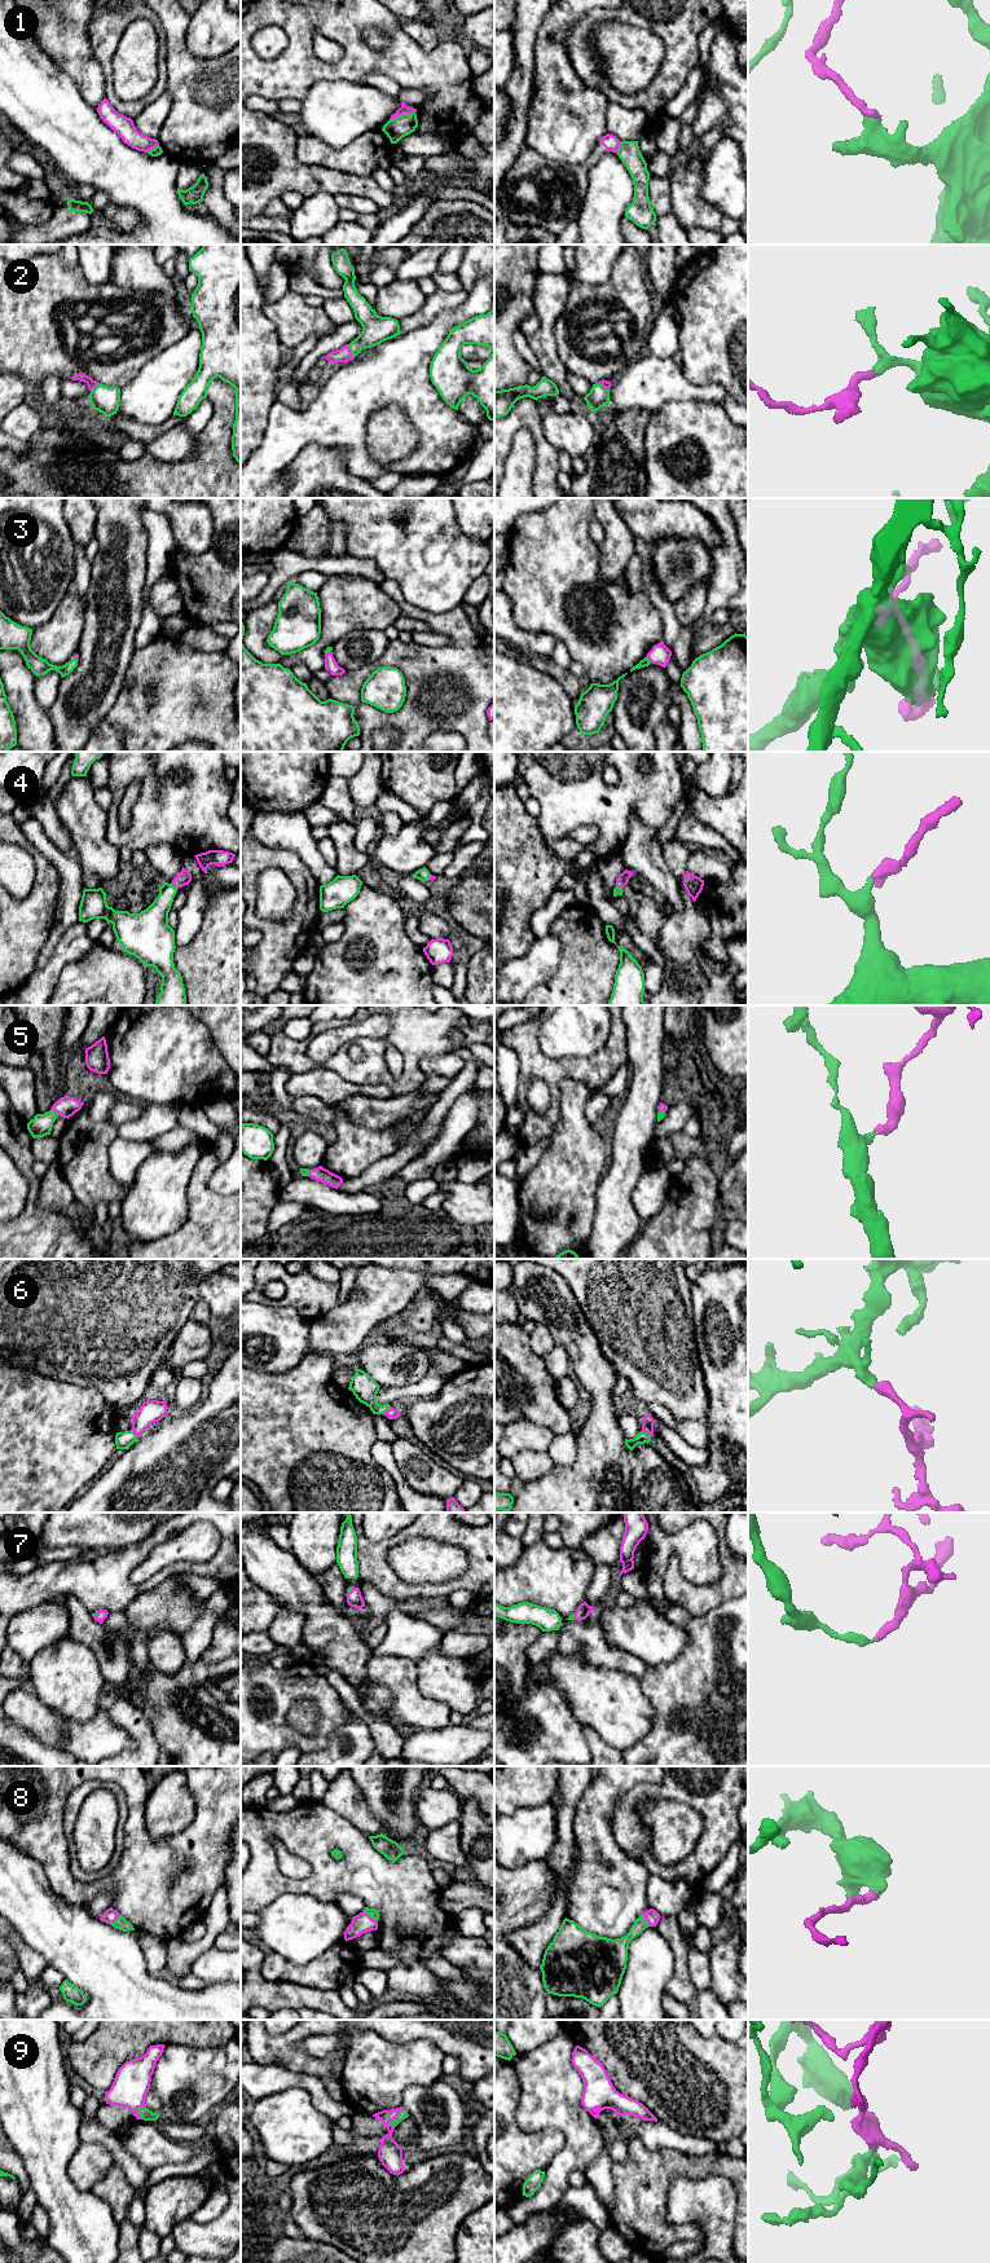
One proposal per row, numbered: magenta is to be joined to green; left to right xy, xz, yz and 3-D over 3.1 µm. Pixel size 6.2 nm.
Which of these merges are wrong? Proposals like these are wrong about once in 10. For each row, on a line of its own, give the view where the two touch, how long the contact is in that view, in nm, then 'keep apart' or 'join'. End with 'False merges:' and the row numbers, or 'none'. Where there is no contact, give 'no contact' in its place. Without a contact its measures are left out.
1: meets green in xz; contact 170 nm long; keep apart
2: meets green in xz; contact 90 nm long; join
3: meets green in yz; contact 50 nm long; join
4: meets green in xy; contact 60 nm long; join
5: meets green in xy; contact 70 nm long; join
6: meets green in yz; contact 70 nm long; join
7: meets green in xz; contact 60 nm long; join
8: meets green in xz; contact 110 nm long; join
9: meets green in xz; contact 140 nm long; join
False merges: 1

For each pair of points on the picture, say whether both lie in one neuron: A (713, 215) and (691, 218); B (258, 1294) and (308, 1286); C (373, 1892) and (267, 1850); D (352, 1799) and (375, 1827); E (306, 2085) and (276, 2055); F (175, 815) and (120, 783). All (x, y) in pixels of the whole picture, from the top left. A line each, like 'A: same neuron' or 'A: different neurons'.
A: same neuron
B: same neuron
C: same neuron
D: same neuron
E: different neurons
F: same neuron

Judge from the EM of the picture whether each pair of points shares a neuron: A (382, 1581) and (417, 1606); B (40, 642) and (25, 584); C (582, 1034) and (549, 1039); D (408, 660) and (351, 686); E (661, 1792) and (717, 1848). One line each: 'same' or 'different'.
A: different
B: different
C: same
D: same
E: same

